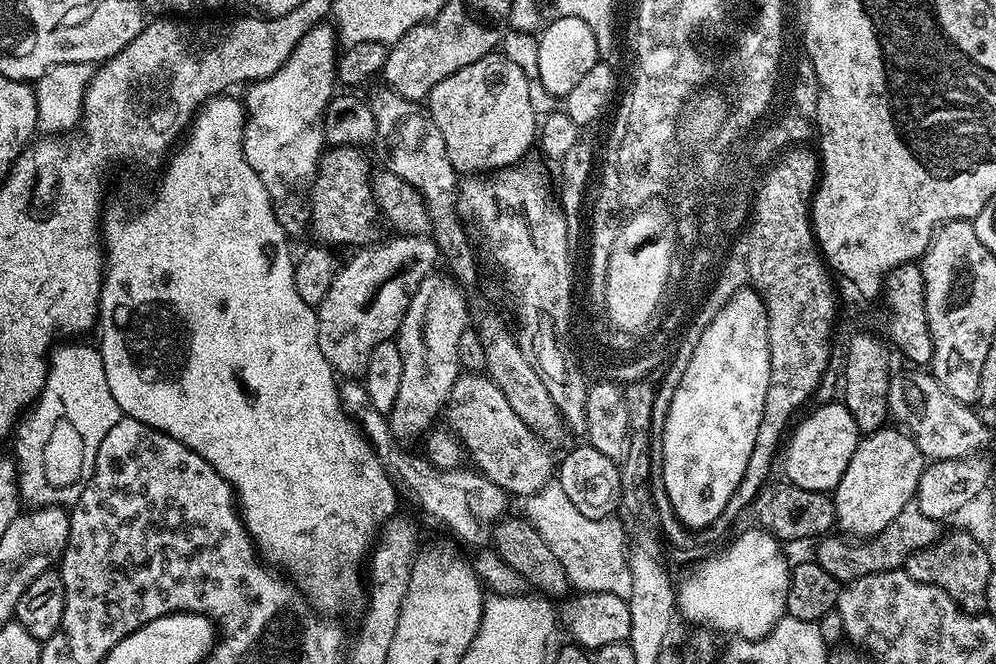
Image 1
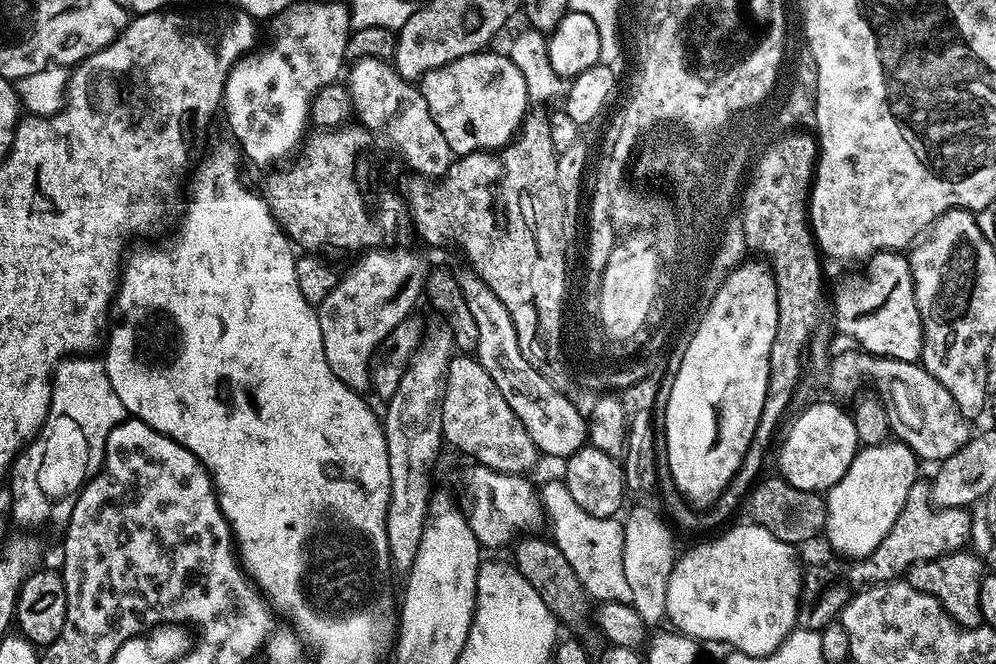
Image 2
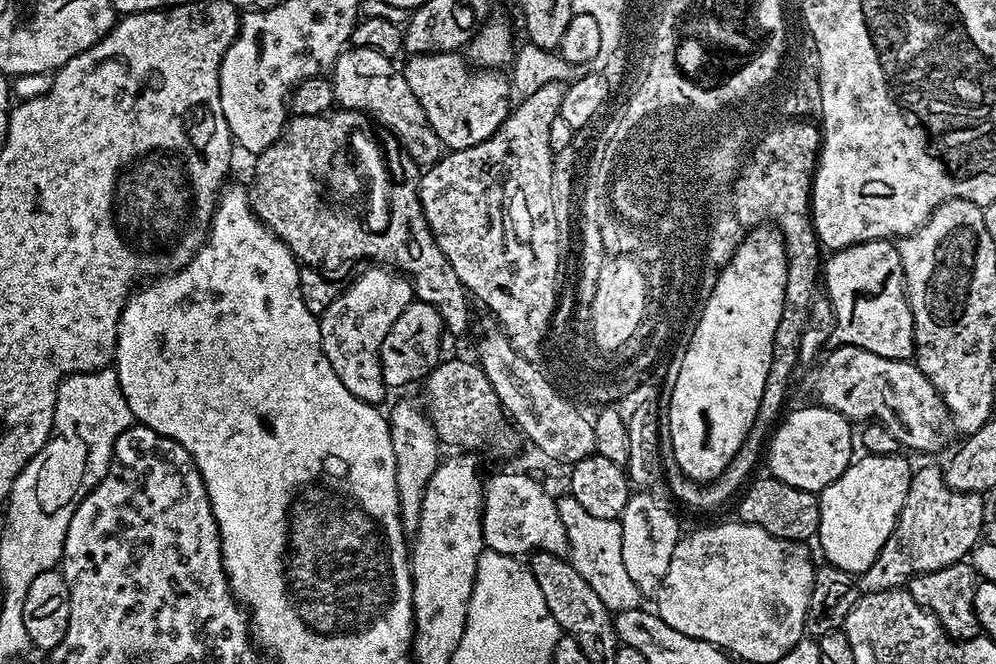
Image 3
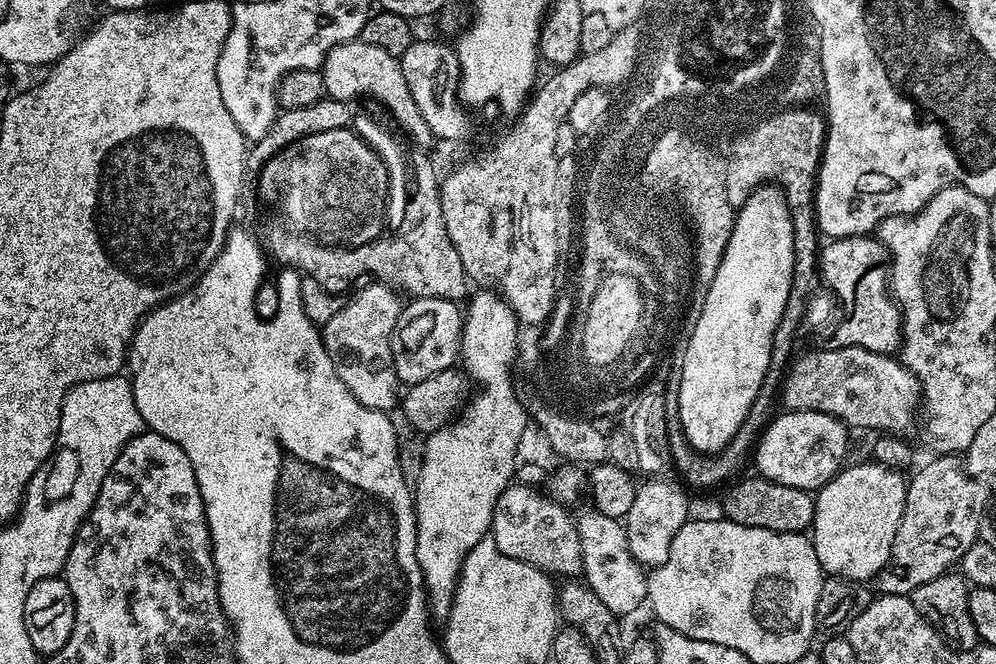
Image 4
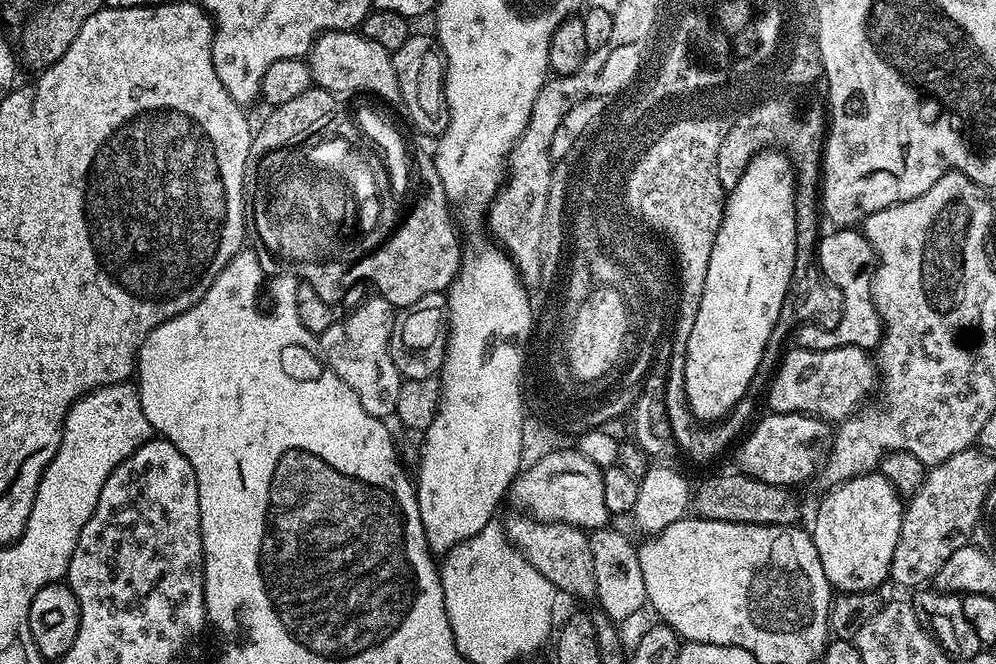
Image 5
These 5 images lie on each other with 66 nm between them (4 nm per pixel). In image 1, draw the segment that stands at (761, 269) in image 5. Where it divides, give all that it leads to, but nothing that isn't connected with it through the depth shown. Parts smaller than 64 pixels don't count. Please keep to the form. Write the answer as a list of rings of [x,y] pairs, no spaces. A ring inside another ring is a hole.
[[[745,286],[737,290],[692,344],[693,353],[678,388],[670,402],[662,434],[662,458],[664,459],[665,492],[676,518],[689,530],[699,530],[712,522],[730,502],[742,474],[746,474],[746,462],[750,462],[750,450],[754,450],[754,438],[758,438],[758,422],[762,422],[762,410],[766,406],[766,390],[770,390],[770,350],[768,349],[768,315],[760,293]]]

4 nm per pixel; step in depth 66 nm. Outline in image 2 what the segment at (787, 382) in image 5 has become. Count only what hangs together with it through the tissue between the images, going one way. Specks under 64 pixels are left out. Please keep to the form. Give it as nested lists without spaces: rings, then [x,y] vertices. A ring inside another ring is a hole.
[[[866,351],[840,352],[831,357],[826,375],[828,388],[836,396],[855,397],[863,384],[873,384],[875,395],[886,406],[890,418],[891,435],[910,446],[912,453],[921,461],[939,462],[950,458],[974,435],[969,417],[958,410],[958,402],[950,398],[950,390],[938,382],[919,363],[898,362],[885,356],[872,356]]]

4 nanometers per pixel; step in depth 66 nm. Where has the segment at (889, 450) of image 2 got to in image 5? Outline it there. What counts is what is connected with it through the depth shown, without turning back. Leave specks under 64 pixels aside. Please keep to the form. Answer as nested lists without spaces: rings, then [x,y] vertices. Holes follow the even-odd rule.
[[[877,470],[858,478],[850,478],[844,484],[831,489],[827,495],[816,512],[816,521],[810,527],[810,535],[818,550],[818,558],[822,558],[822,570],[826,570],[828,583],[840,592],[870,592],[879,589],[879,584],[889,579],[894,548],[898,546],[898,534],[902,530],[905,505],[900,493]]]

